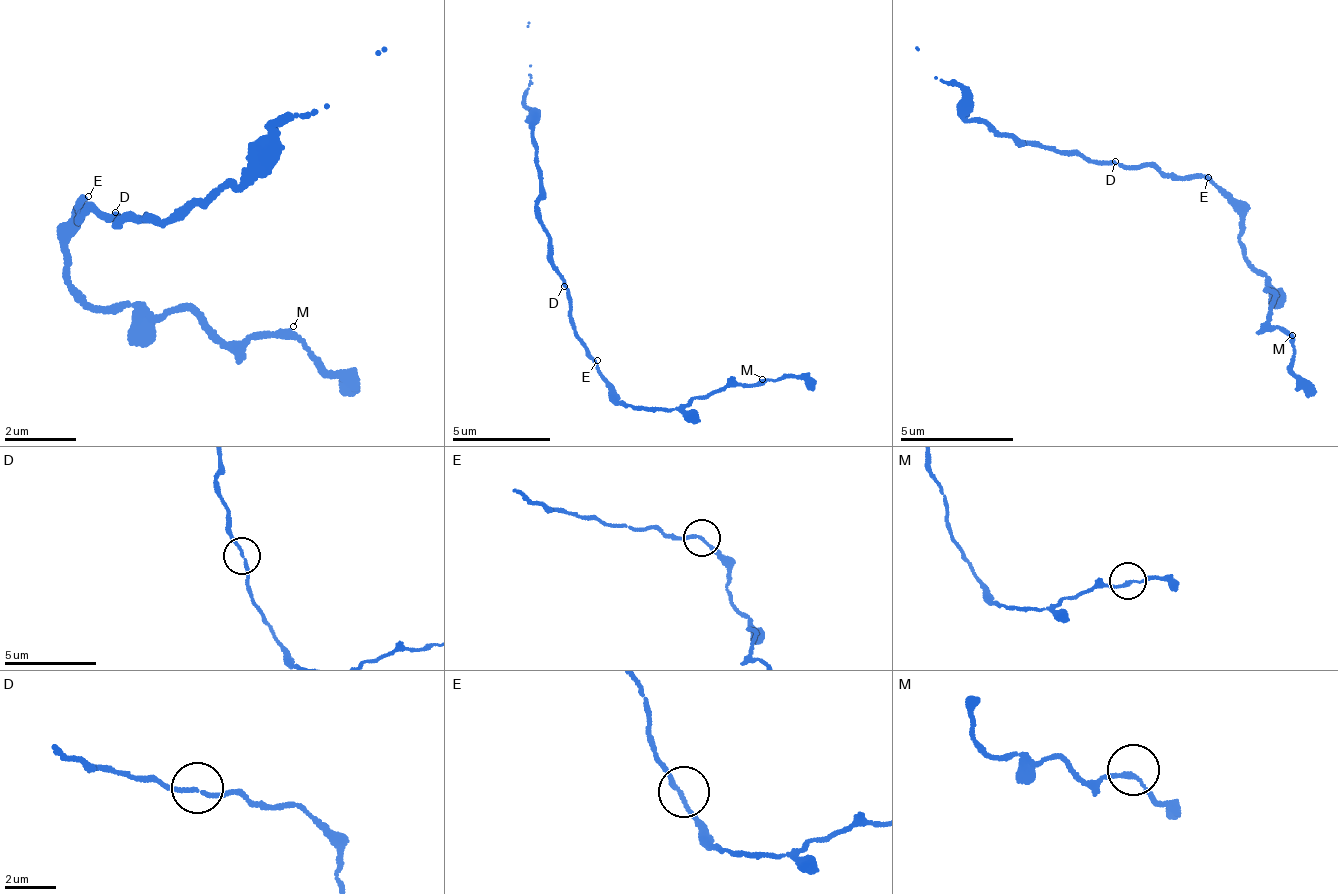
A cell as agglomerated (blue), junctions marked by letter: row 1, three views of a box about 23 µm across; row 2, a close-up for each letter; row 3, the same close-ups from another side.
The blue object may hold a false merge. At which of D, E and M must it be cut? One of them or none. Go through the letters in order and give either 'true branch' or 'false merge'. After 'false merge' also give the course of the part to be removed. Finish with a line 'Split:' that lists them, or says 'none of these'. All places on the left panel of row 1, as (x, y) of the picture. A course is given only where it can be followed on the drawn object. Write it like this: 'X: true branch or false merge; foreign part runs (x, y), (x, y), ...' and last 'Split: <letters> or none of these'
D: true branch
E: true branch
M: true branch
Split: none of these

